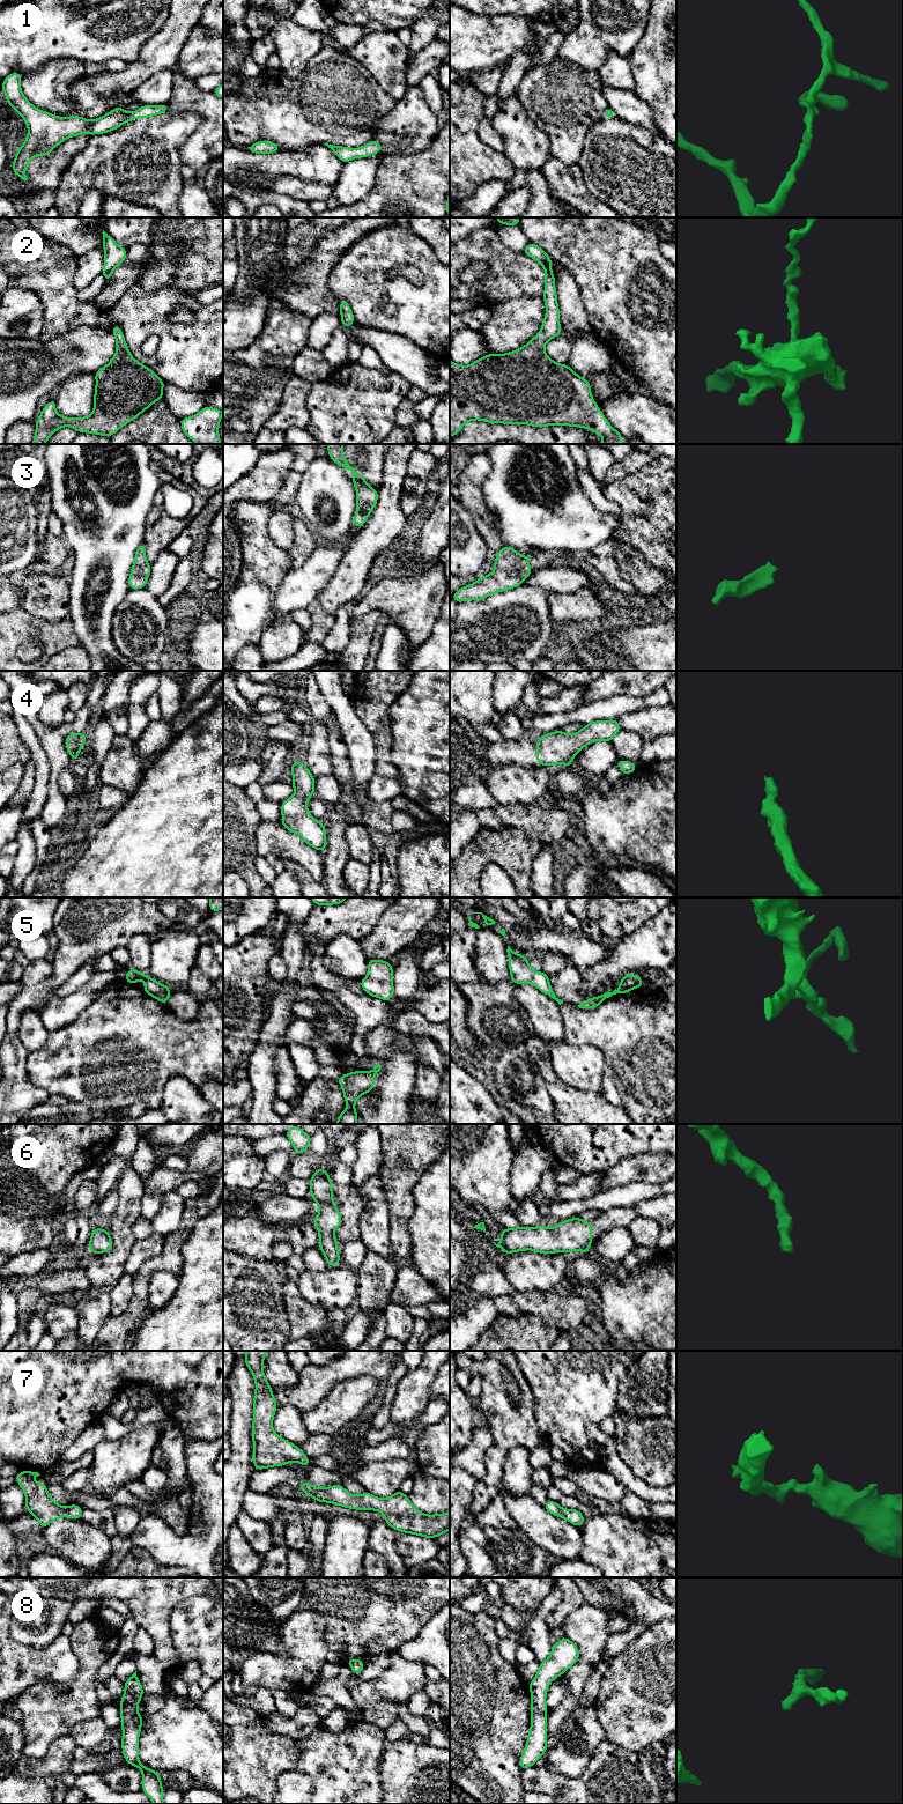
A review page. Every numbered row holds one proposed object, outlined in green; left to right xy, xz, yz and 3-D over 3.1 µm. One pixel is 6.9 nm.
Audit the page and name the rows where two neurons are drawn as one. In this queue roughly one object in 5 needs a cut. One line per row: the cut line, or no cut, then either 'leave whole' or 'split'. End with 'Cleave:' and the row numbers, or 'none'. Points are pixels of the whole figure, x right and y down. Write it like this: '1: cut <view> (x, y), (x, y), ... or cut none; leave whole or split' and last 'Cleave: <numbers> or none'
1: cut none; leave whole
2: cut none; leave whole
3: cut none; leave whole
4: cut none; leave whole
5: cut none; leave whole
6: cut none; leave whole
7: cut none; leave whole
8: cut none; leave whole
Cleave: none

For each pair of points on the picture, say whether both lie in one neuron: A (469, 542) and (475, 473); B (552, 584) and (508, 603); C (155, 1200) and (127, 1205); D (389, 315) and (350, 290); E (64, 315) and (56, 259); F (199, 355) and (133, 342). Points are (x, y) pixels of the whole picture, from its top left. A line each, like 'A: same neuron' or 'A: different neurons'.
A: different neurons
B: different neurons
C: different neurons
D: same neuron
E: same neuron
F: same neuron

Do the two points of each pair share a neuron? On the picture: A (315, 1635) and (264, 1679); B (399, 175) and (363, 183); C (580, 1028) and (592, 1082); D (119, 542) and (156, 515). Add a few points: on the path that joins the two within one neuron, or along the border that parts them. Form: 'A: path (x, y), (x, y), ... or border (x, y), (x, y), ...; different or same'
A: path (306, 1650), (279, 1679); same
B: border (380, 161), (374, 186), (356, 201); different
C: border (565, 1040), (574, 1044), (593, 1044), (605, 1062); different
D: border (154, 497), (146, 520), (142, 541); different

